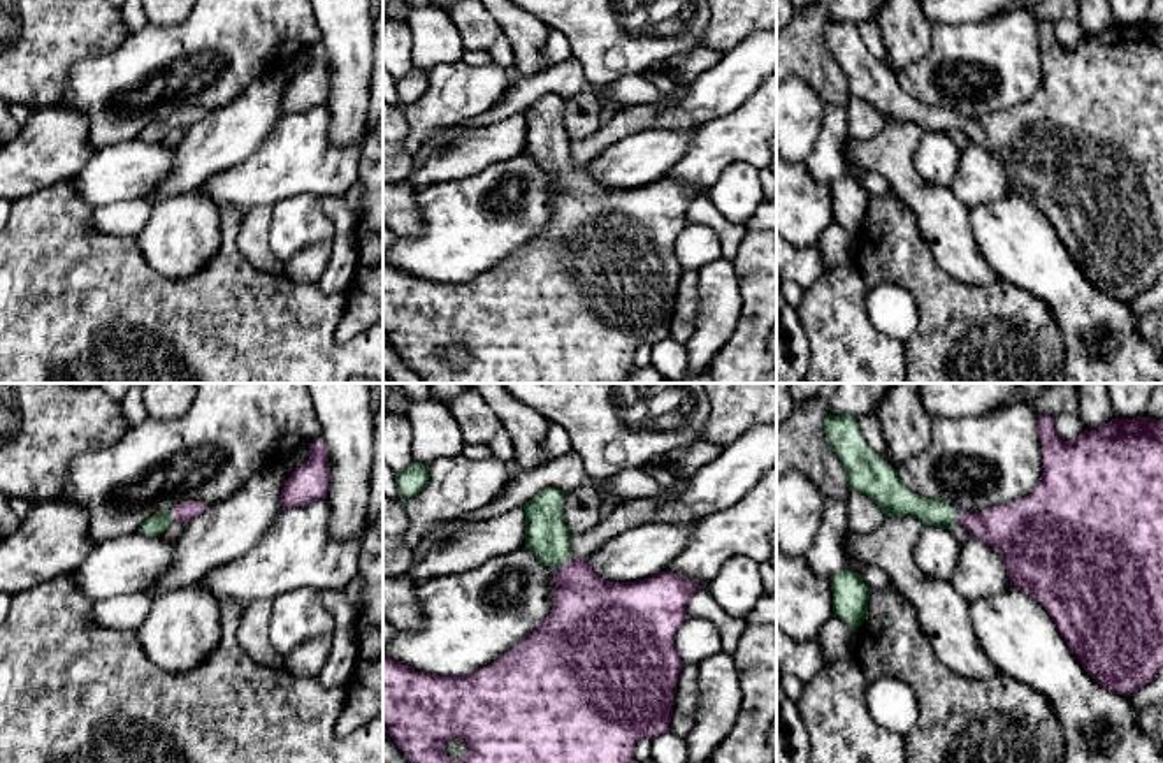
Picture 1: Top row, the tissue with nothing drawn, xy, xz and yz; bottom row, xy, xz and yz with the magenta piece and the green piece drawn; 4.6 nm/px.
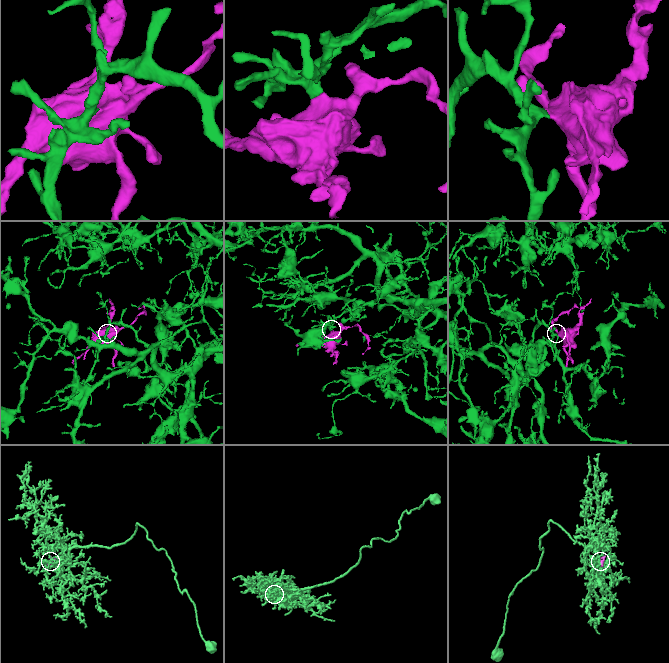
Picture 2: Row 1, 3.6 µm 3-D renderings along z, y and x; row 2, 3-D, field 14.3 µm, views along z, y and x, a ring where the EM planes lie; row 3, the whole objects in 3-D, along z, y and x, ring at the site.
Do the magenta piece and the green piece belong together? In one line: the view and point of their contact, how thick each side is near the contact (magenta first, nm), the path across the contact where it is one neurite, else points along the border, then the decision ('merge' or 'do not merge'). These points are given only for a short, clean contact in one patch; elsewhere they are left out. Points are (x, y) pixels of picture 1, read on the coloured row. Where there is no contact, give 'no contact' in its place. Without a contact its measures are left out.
contact xz (564, 565); calibres 340 and 200 nm; way xz (589, 612), (564, 565), (547, 535); merge

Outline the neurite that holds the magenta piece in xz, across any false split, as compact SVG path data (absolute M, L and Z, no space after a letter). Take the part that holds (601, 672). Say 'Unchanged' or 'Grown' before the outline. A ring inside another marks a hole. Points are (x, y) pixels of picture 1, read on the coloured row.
Grown. M548 487L525 503L524 510L525 547L534 552L538 561L555 570L553 608L546 621L525 642L513 647L501 659L466 677L436 677L430 673L415 672L411 666L404 666L383 654L383 728L390 733L392 740L411 763L632 763L634 747L639 738L647 737L652 740L669 731L678 675L683 668L683 663L675 649L675 636L682 624L689 619L689 600L706 585L689 582L682 575L668 570L638 582L604 580L592 571L585 559L571 557L573 533L567 529L562 515L564 490ZM451 738L462 738L467 742L469 754L462 761L453 761L443 752L444 744Z

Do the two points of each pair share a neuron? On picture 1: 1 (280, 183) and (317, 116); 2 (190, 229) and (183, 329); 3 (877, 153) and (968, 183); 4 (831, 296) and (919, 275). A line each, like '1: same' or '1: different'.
1: same
2: different
3: different
4: different

